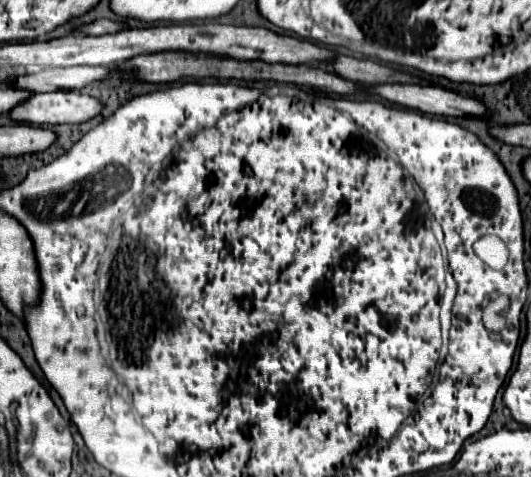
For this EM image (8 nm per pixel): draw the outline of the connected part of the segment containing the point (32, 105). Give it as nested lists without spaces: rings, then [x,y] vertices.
[[[54,91],[36,93],[22,107],[16,107],[10,117],[16,121],[32,121],[34,125],[60,125],[60,123],[84,123],[100,115],[104,103],[82,95],[78,91]]]

